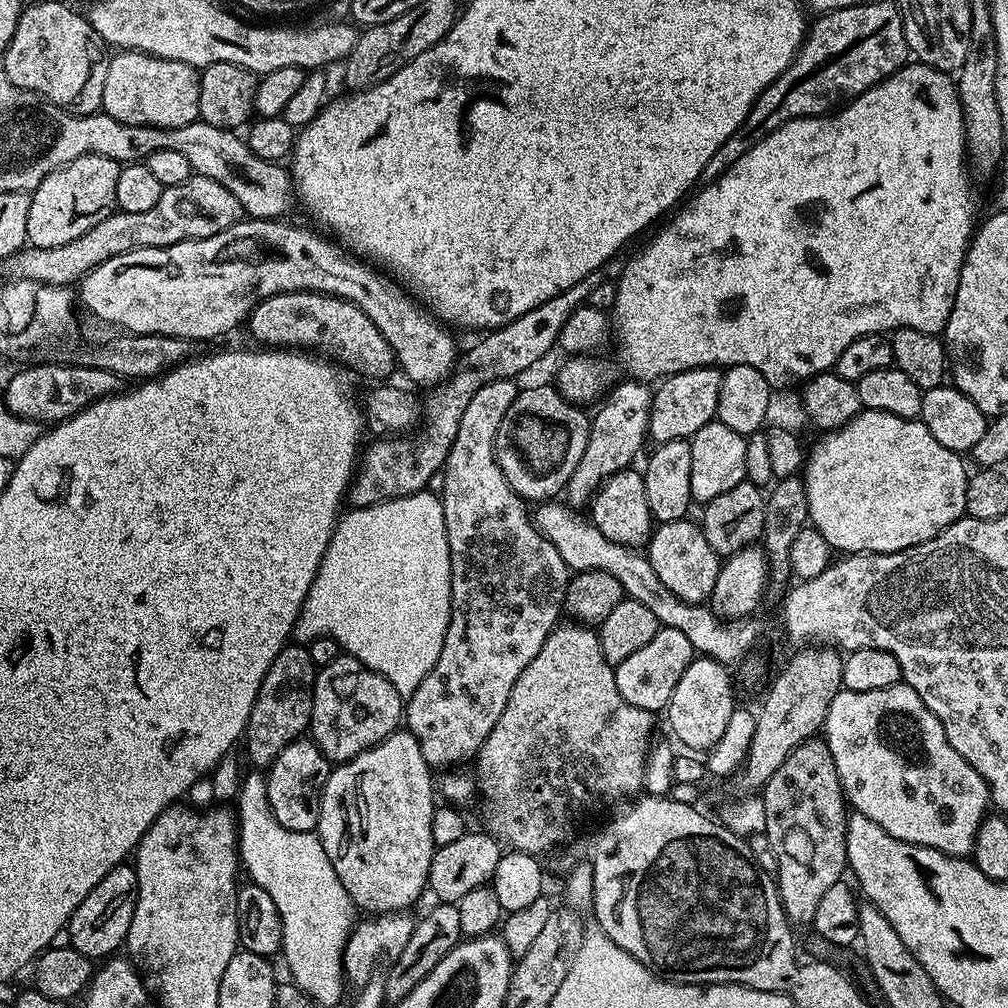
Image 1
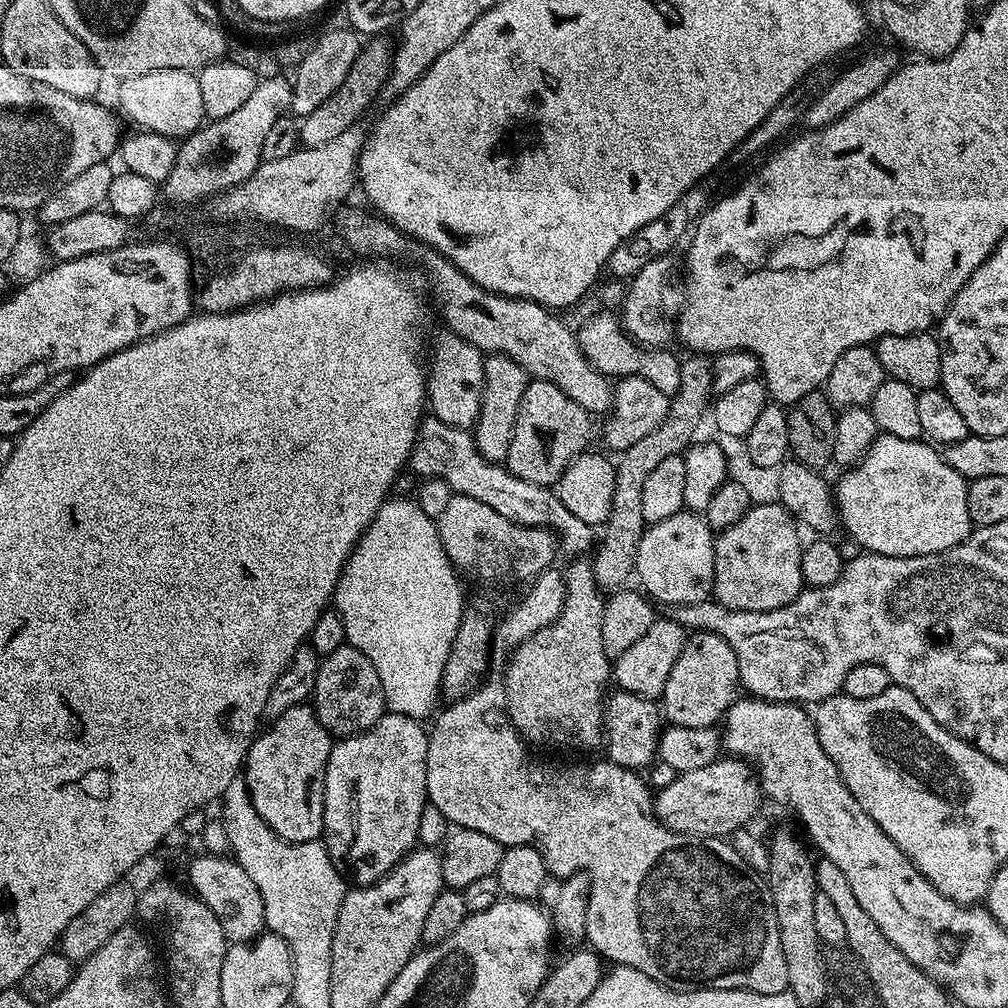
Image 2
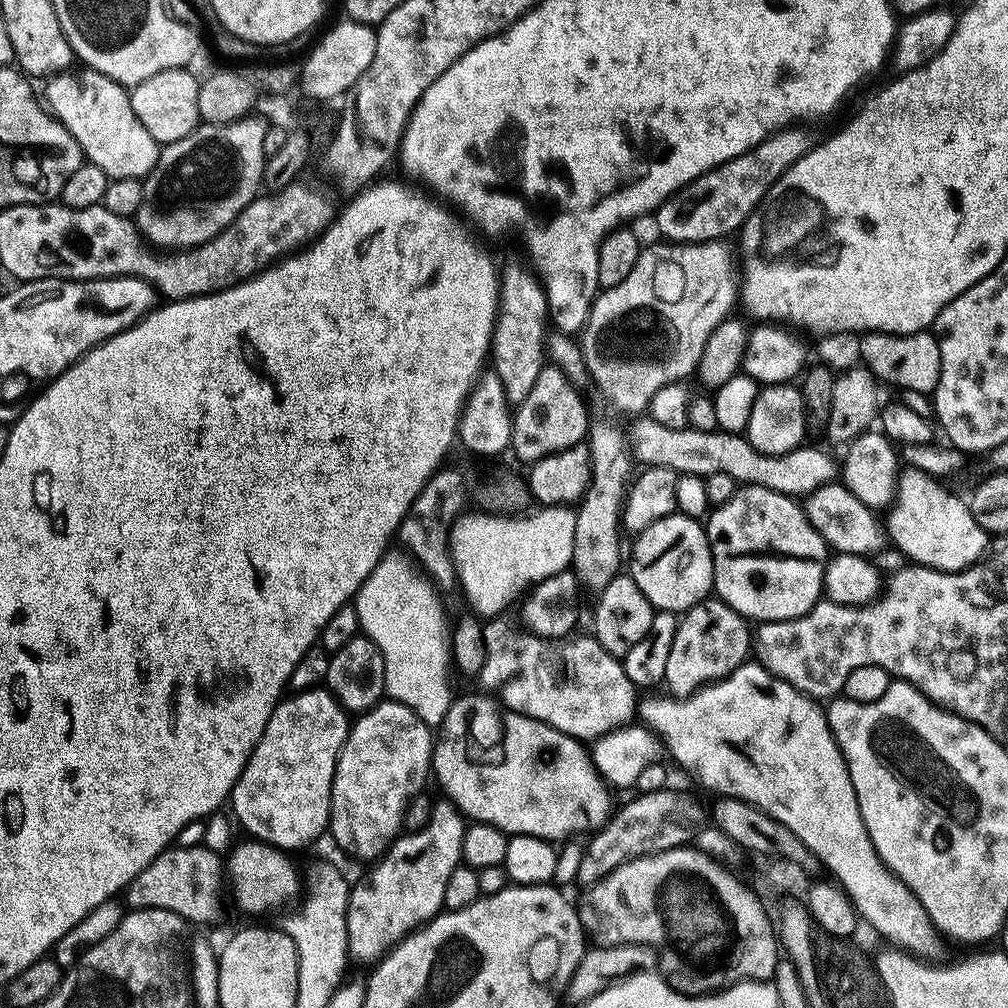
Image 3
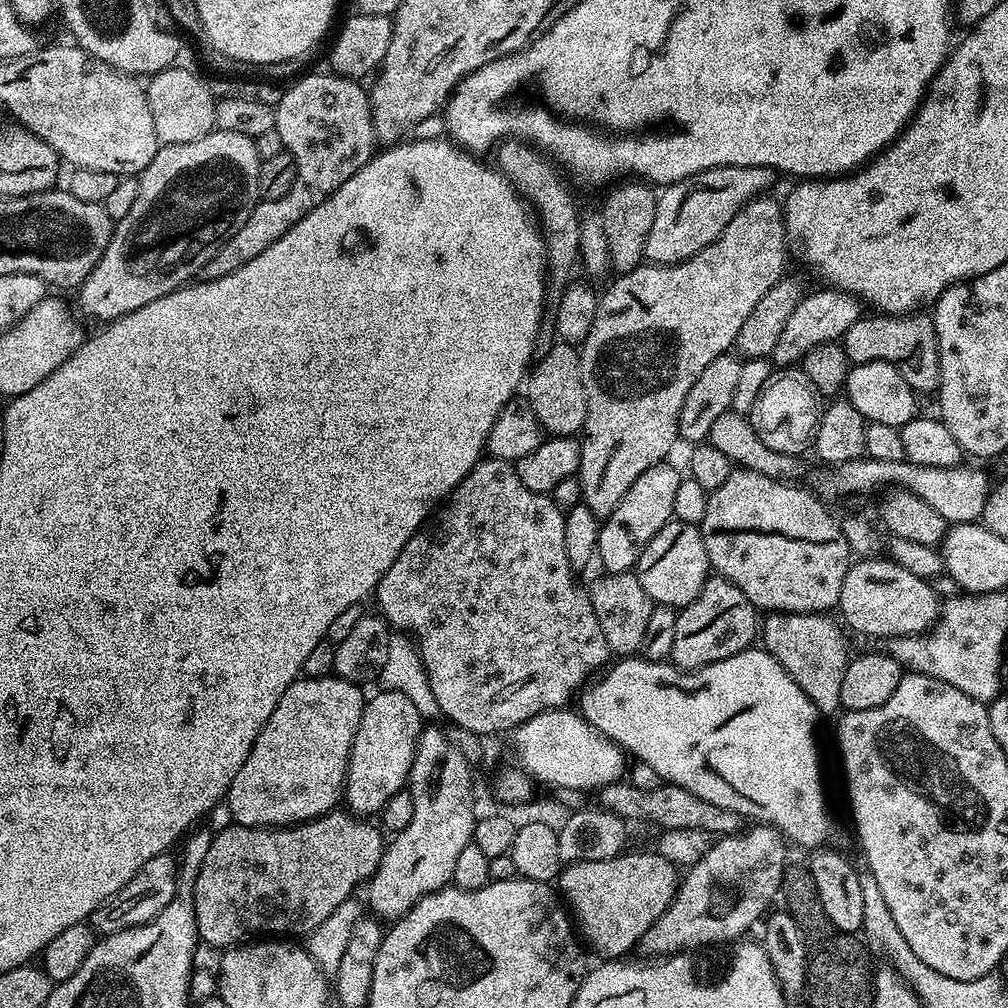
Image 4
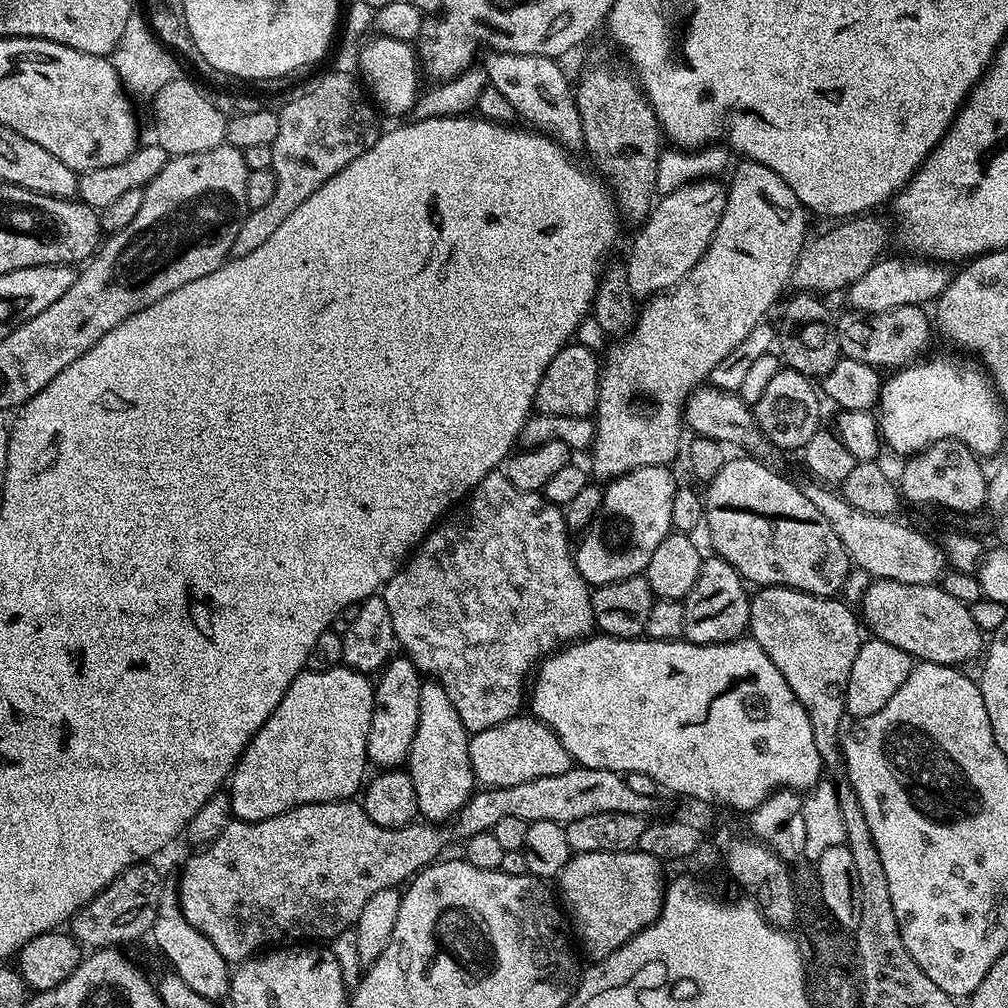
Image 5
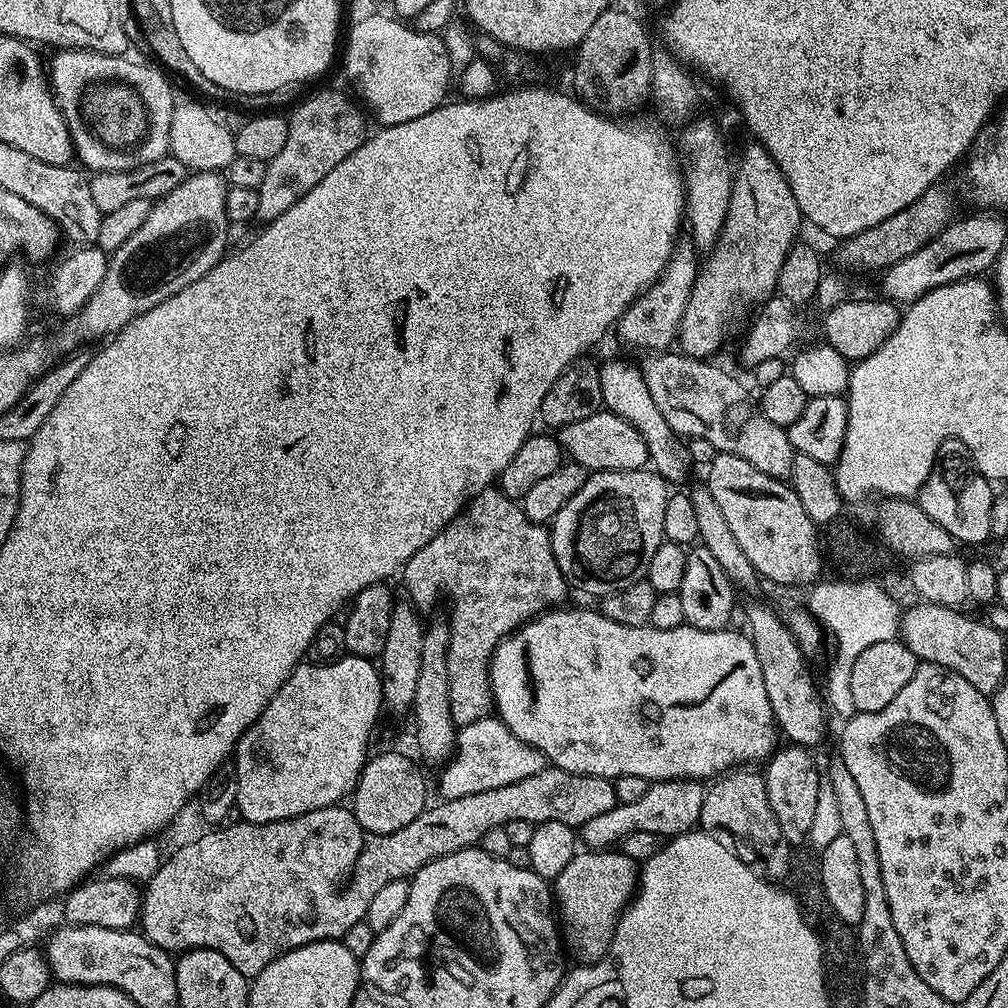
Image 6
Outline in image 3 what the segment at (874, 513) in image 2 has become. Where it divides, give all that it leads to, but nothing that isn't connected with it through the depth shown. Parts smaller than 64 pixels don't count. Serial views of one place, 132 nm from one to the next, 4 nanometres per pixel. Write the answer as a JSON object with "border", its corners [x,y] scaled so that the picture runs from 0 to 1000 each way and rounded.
{"border":[[[898,463],[892,469],[887,503],[880,509],[881,516],[879,514],[880,535],[885,544],[902,552],[905,560],[936,567],[953,567],[977,555],[982,544],[982,530],[966,518],[966,510],[955,491],[947,492],[932,480],[930,473],[921,472],[914,465]]]}

